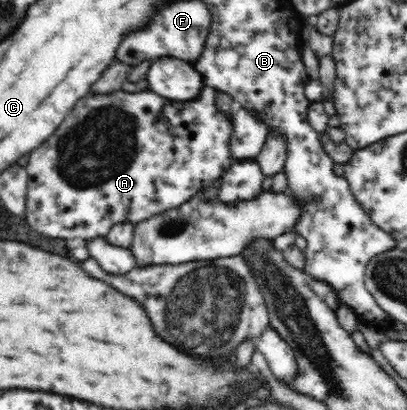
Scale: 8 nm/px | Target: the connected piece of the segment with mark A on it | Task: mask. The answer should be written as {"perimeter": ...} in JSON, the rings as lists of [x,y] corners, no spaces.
{"perimeter":[[[205,86],[195,100],[187,100],[187,102],[175,102],[163,98],[150,89],[125,92],[121,88],[111,92],[111,94],[89,93],[87,96],[80,98],[77,104],[65,115],[59,128],[43,144],[35,147],[35,150],[28,154],[29,160],[25,166],[28,174],[26,221],[31,224],[33,230],[37,230],[37,232],[41,232],[45,236],[53,236],[53,240],[57,240],[57,238],[61,238],[61,240],[69,240],[69,238],[94,239],[105,237],[111,227],[116,224],[125,221],[136,224],[155,216],[155,214],[161,214],[165,210],[171,210],[171,208],[177,208],[177,206],[185,204],[187,200],[191,200],[193,195],[203,190],[203,188],[212,188],[213,182],[217,178],[222,178],[233,162],[229,150],[229,141],[233,132],[232,117],[221,112],[215,106],[214,98],[218,92],[219,90]]]}

